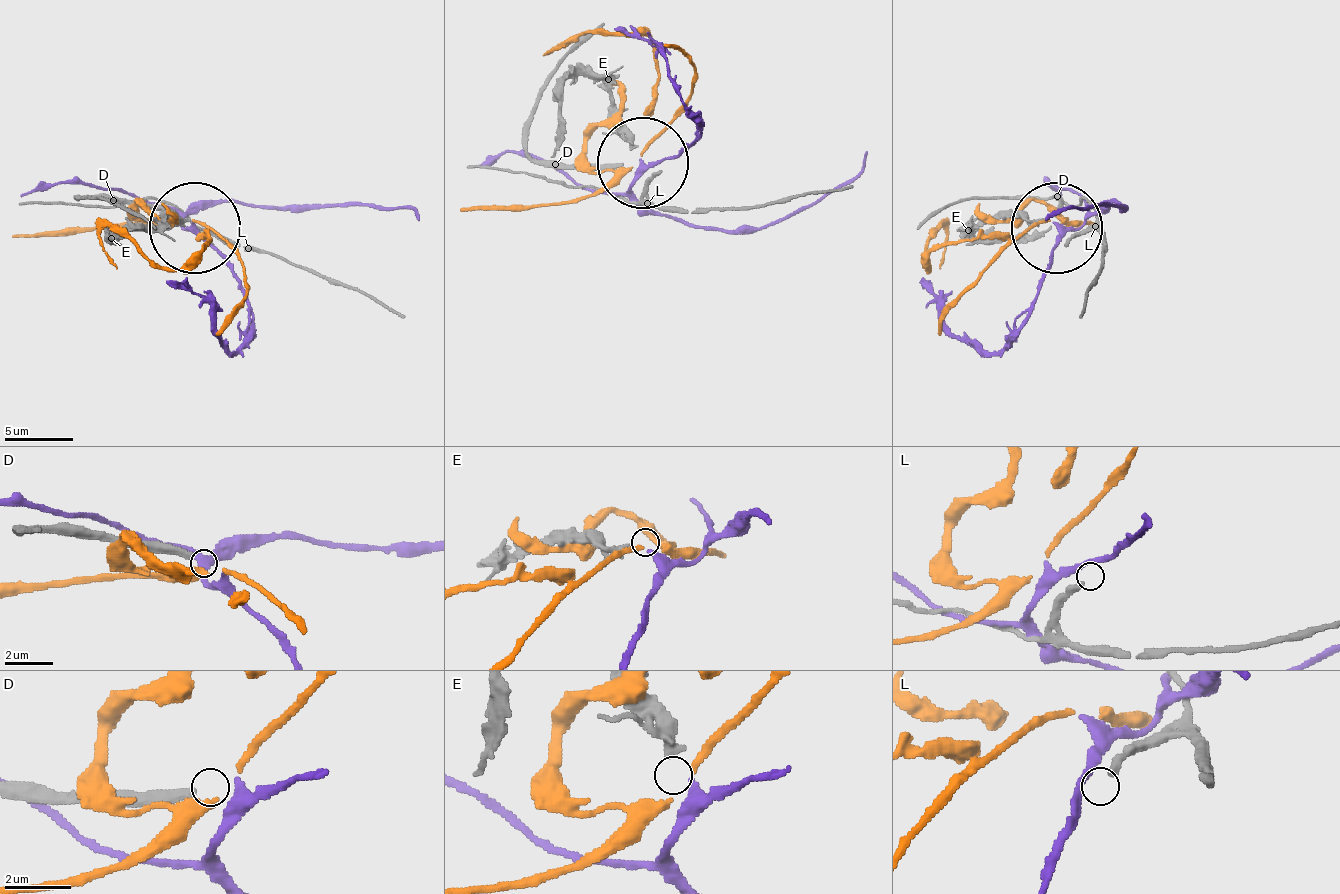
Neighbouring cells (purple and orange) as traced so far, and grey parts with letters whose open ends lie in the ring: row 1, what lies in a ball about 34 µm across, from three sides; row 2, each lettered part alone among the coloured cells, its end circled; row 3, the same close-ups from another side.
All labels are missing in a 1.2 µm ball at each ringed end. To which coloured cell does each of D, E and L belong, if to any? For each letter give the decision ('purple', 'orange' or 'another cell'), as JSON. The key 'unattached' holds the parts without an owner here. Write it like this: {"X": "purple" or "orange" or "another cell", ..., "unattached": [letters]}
{"D": "another cell", "E": "purple", "L": "another cell", "unattached": ["D", "L"]}

